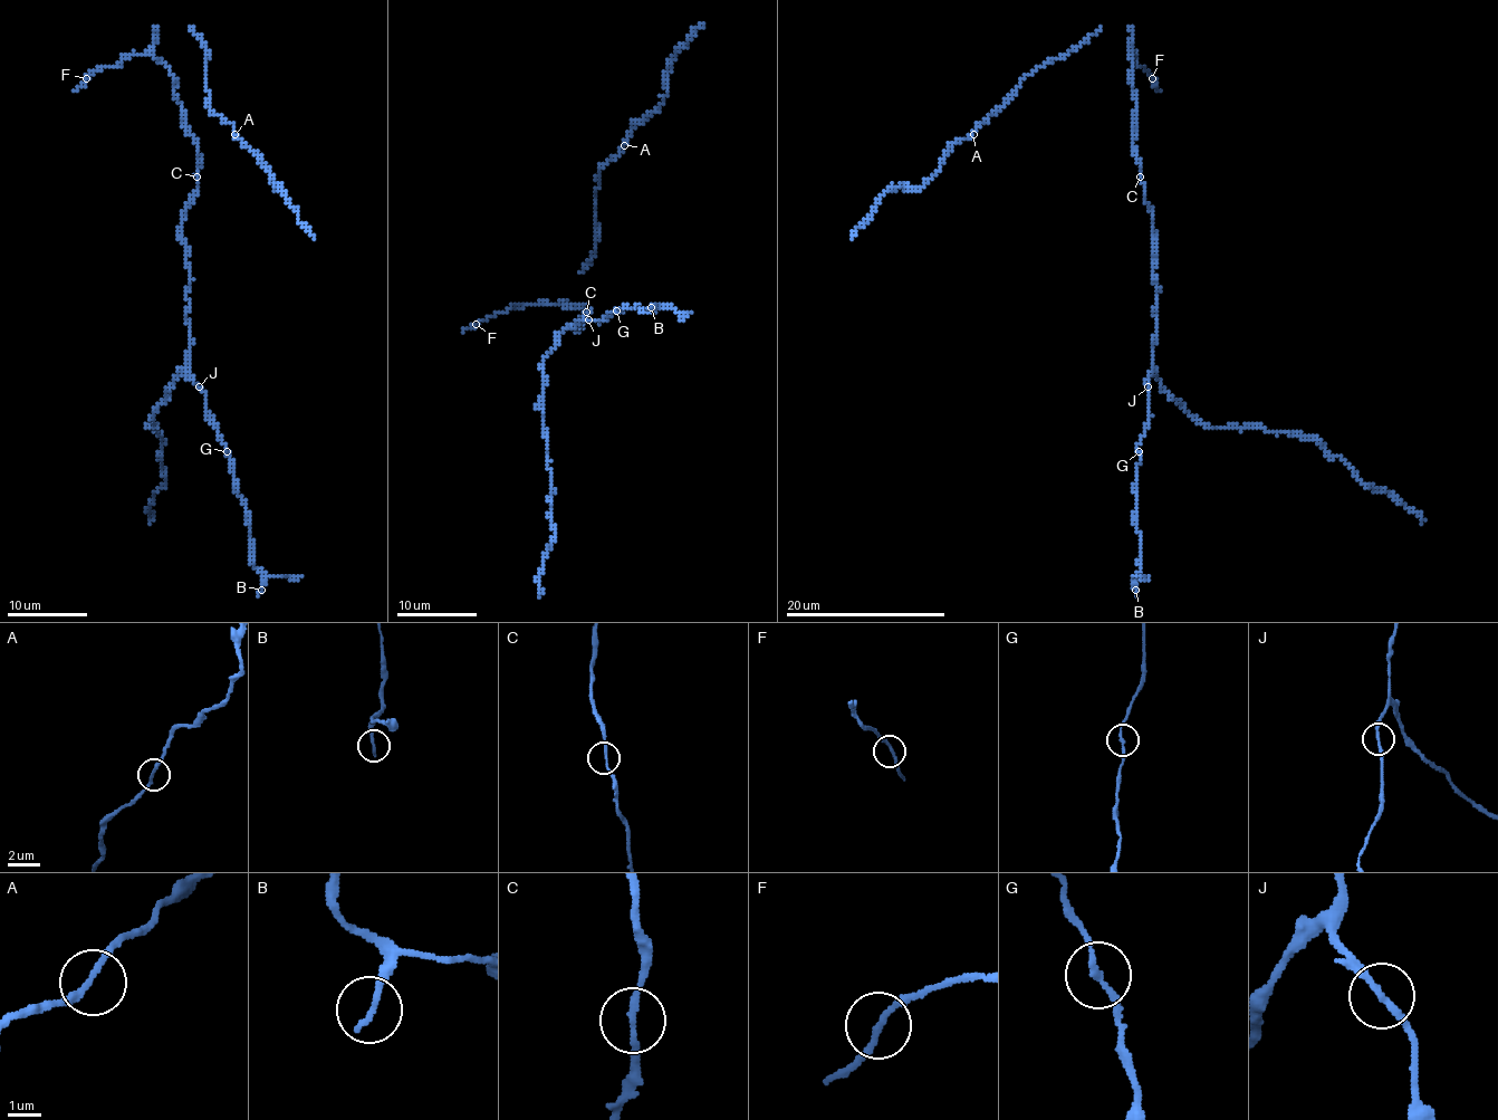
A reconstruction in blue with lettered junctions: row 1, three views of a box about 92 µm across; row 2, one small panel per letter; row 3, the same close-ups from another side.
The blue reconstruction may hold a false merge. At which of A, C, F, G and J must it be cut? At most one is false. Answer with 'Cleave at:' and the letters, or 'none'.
Cleave at: none

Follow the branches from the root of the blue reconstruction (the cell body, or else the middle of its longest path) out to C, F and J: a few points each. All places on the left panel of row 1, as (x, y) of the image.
C: (199, 162), (197, 176)
F: (199, 162), (174, 76), (159, 59), (126, 56), (86, 78)
J: (199, 162), (197, 192), (186, 208), (179, 235), (186, 248), (189, 266), (189, 374), (199, 386)

